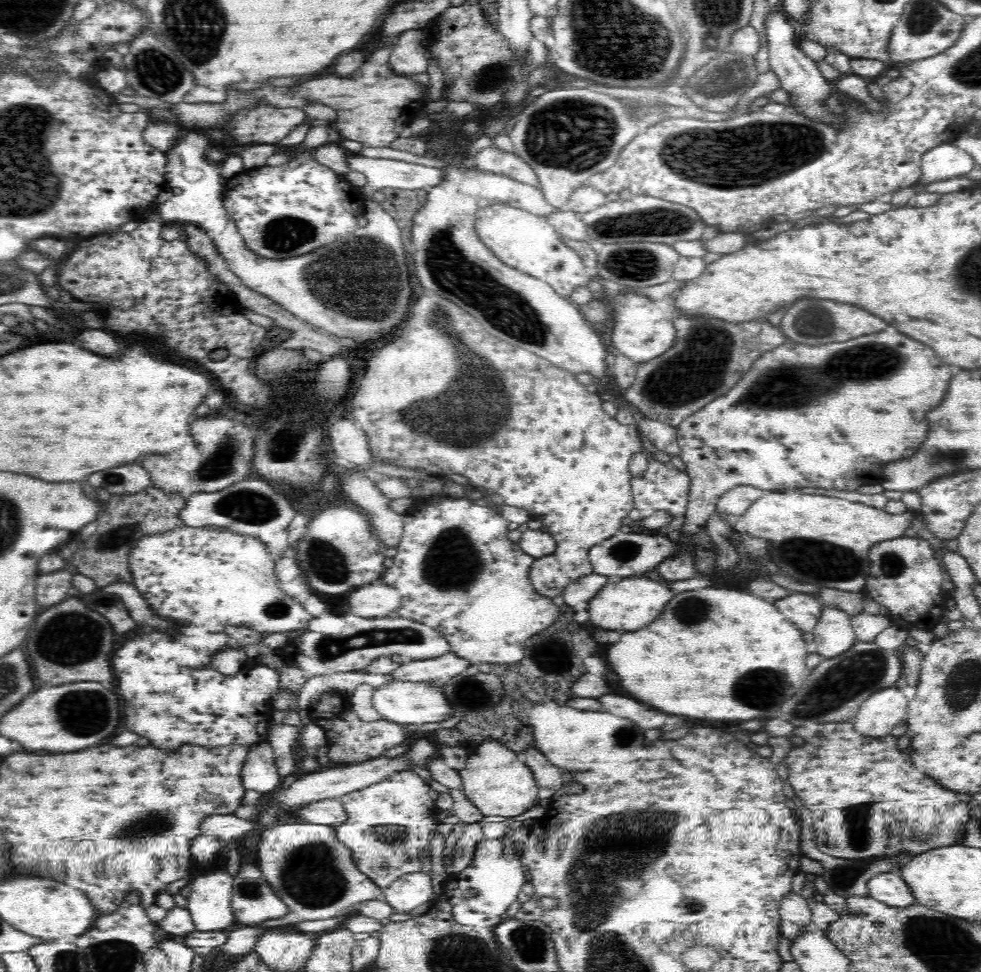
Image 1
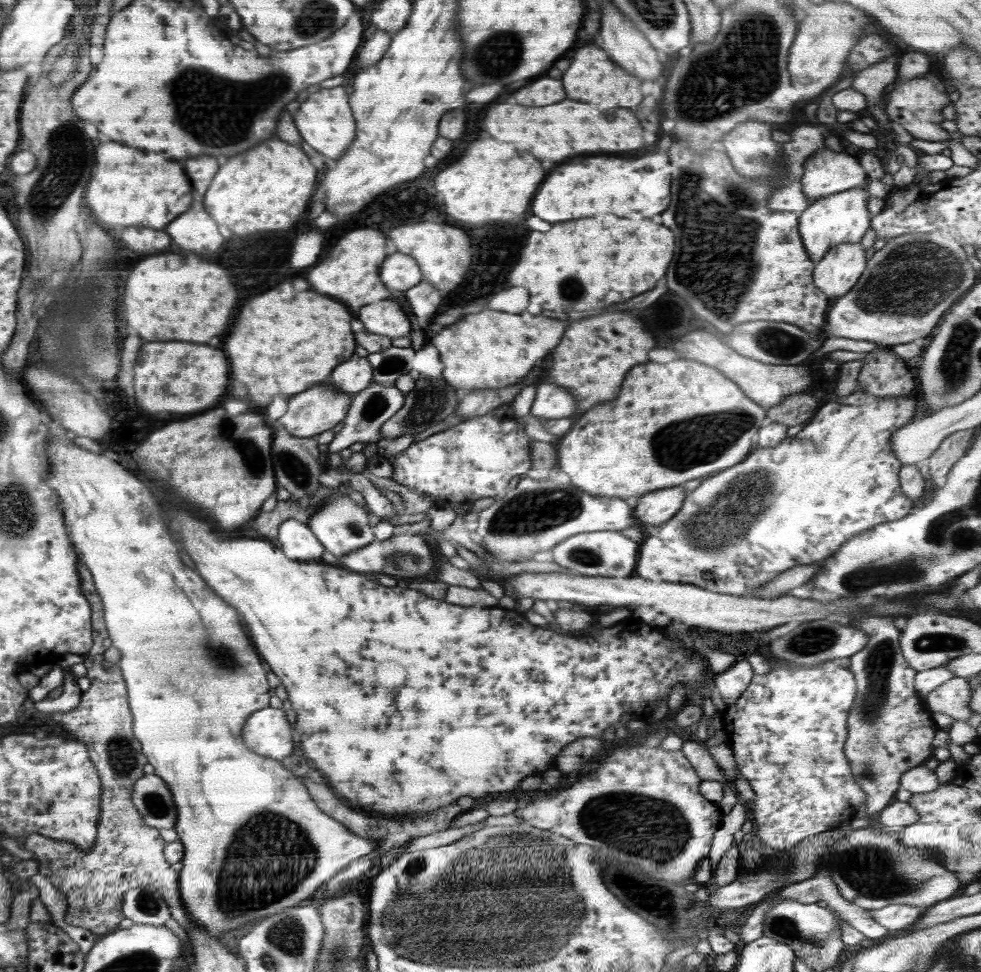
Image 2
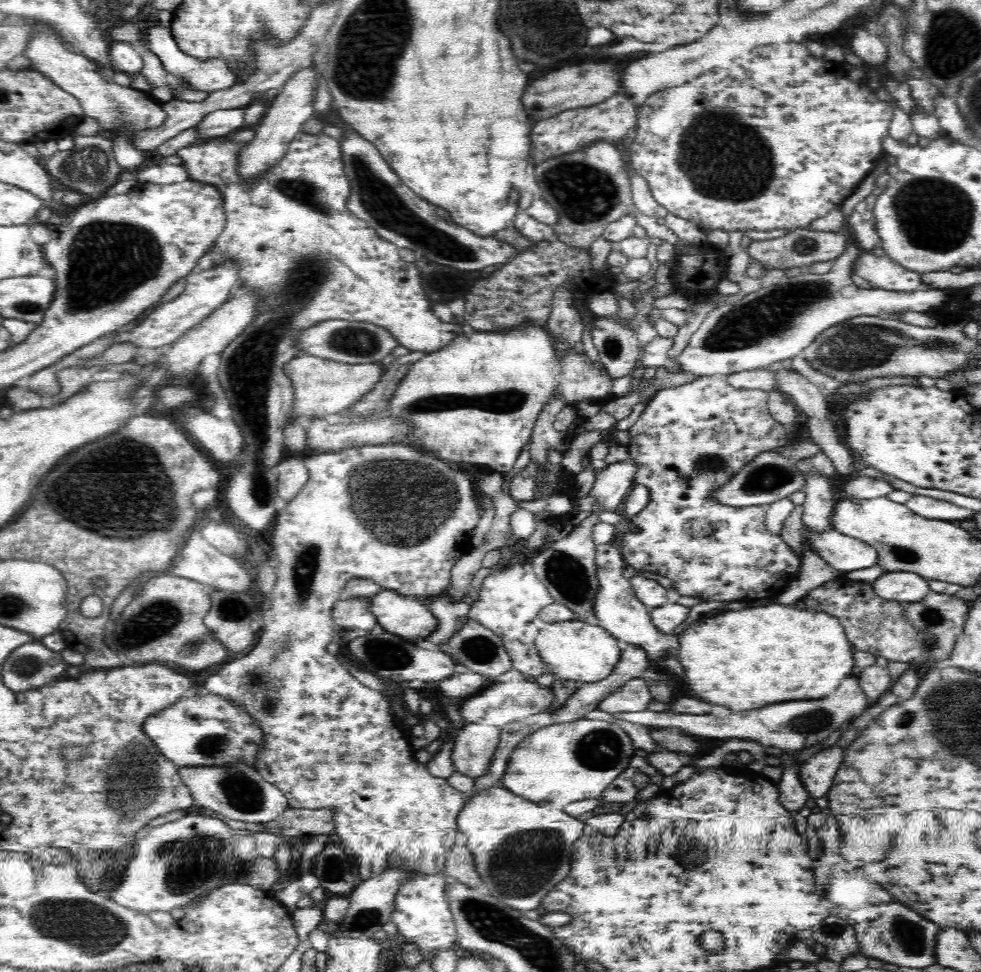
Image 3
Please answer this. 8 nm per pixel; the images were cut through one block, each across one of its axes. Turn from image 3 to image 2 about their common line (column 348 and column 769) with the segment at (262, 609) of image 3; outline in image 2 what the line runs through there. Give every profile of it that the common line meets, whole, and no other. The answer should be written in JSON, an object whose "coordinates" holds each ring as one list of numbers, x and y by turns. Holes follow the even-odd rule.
{"coordinates":[[916,392,899,397,877,397,872,402,858,406,842,405,836,401,836,397,830,397,795,436,786,436,774,448,756,447,750,451,750,456,746,456,742,462,725,468,724,471,709,475,695,490,688,492,680,510,670,520,651,531,648,539,641,544,640,558,638,558,635,568,636,574,642,576,644,580,654,580,654,582,668,580,668,582,680,582,680,584,696,584,700,588,706,588,712,592,722,592,722,594,726,592,726,594,734,594,734,596,753,596,754,590,762,588,762,584,768,584,770,580,774,580,776,576,786,572,789,568,799,565,806,566,828,559,853,536,870,530,877,524,888,523,908,516,914,510,914,499,909,498,901,491,899,470,902,464,894,454,891,436,903,426,910,424,914,418,918,418,916,404,922,404,922,400,919,394,918,398,912,398,912,396,916,396],[838,660,826,662,826,664,818,664,818,666,798,666,796,664,778,662,772,672,767,670,767,674,755,674,746,691,737,698,735,703,720,712,722,730,730,740,737,768,740,774,748,780,755,794,752,805,749,805,754,822,755,846,765,851,790,850,810,836,831,831,832,829,840,829,840,826,846,821,851,821,852,818,855,818,854,814,865,803,865,792,857,785,857,781,854,780,848,759,844,756,843,751,848,734,847,718,849,710,854,703,854,698,856,698,854,673,850,669,843,668]]}

